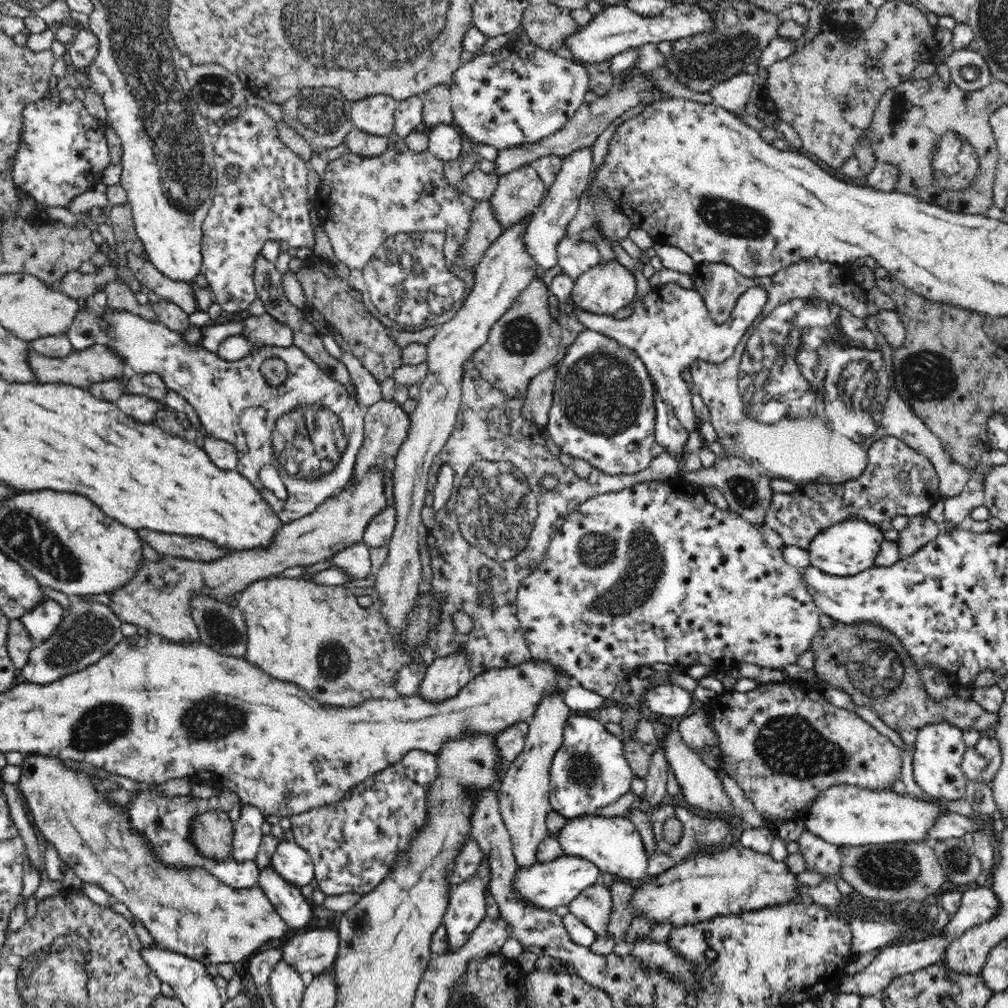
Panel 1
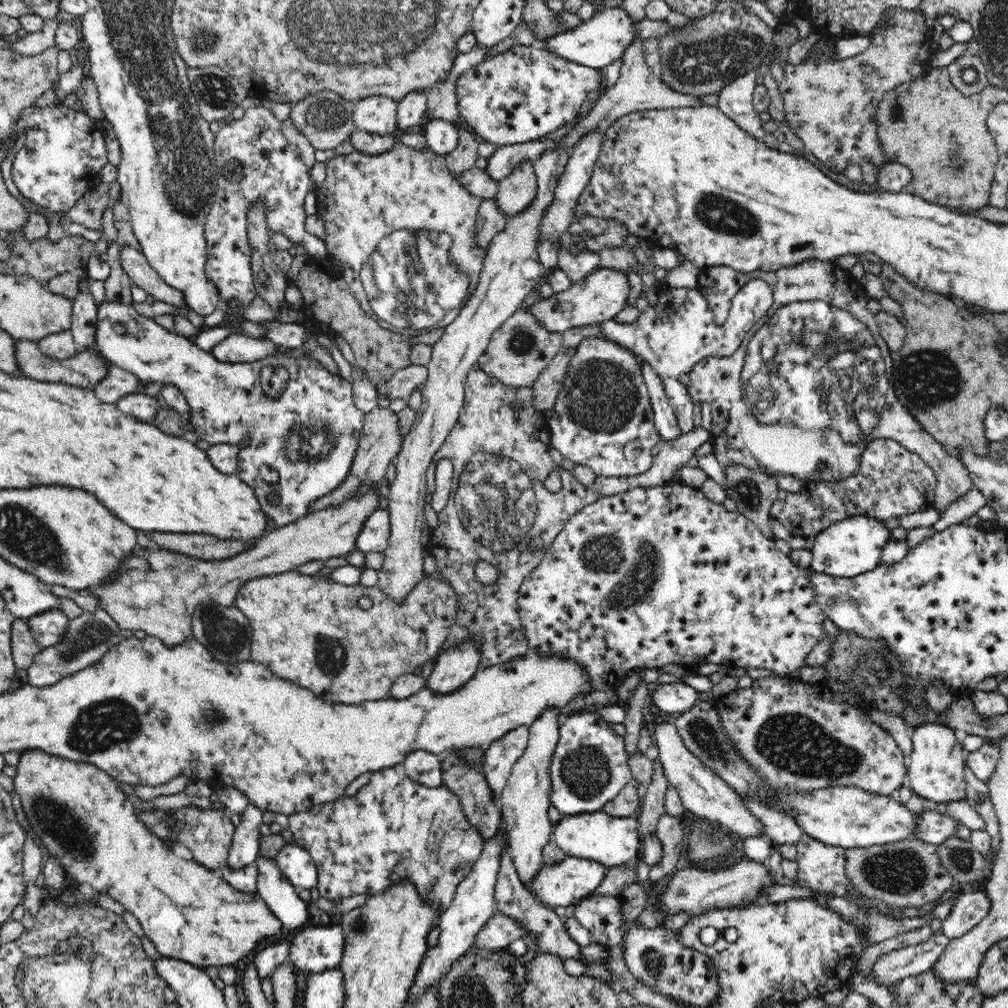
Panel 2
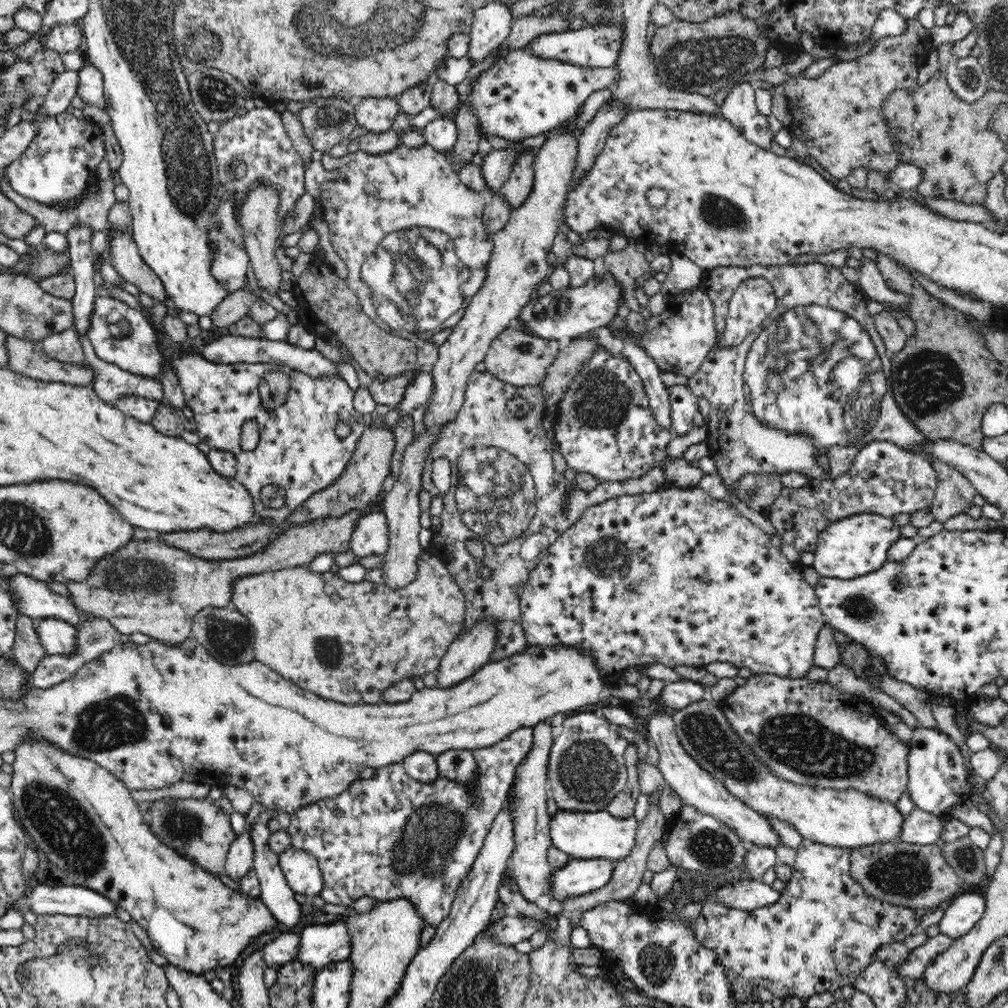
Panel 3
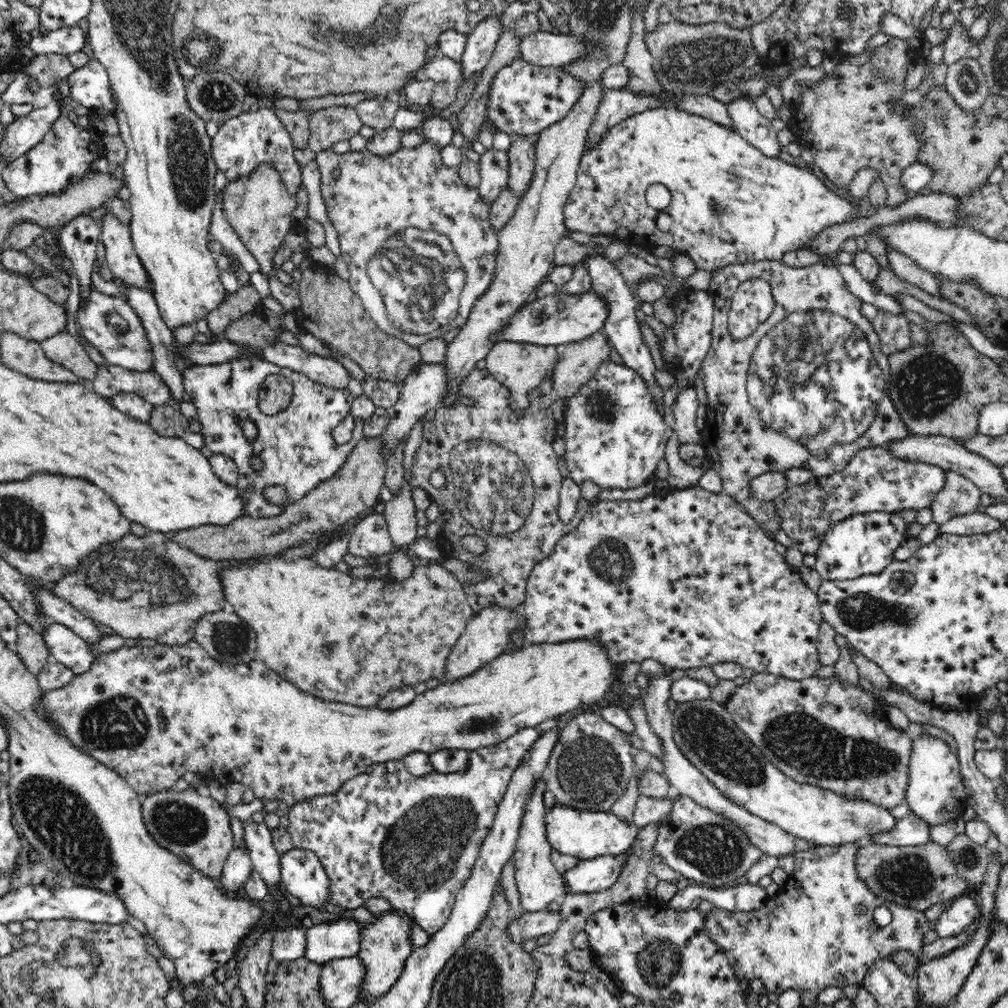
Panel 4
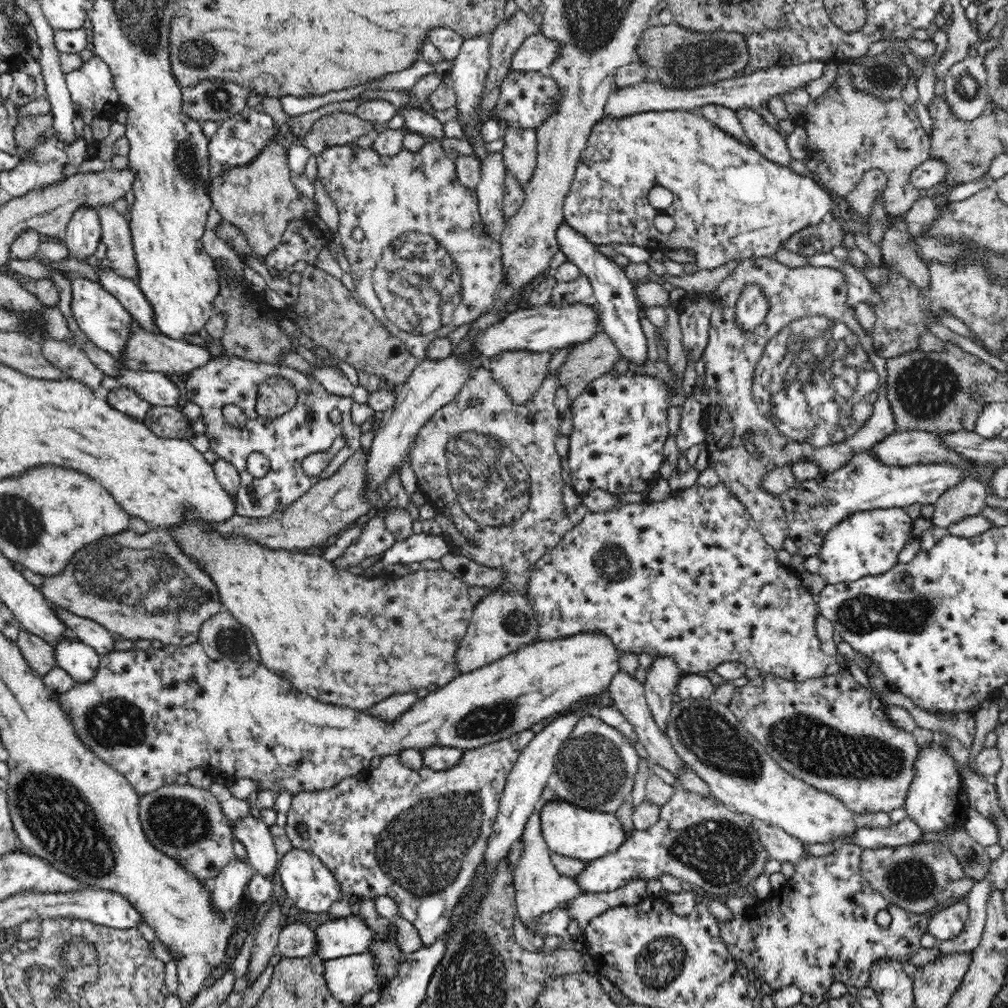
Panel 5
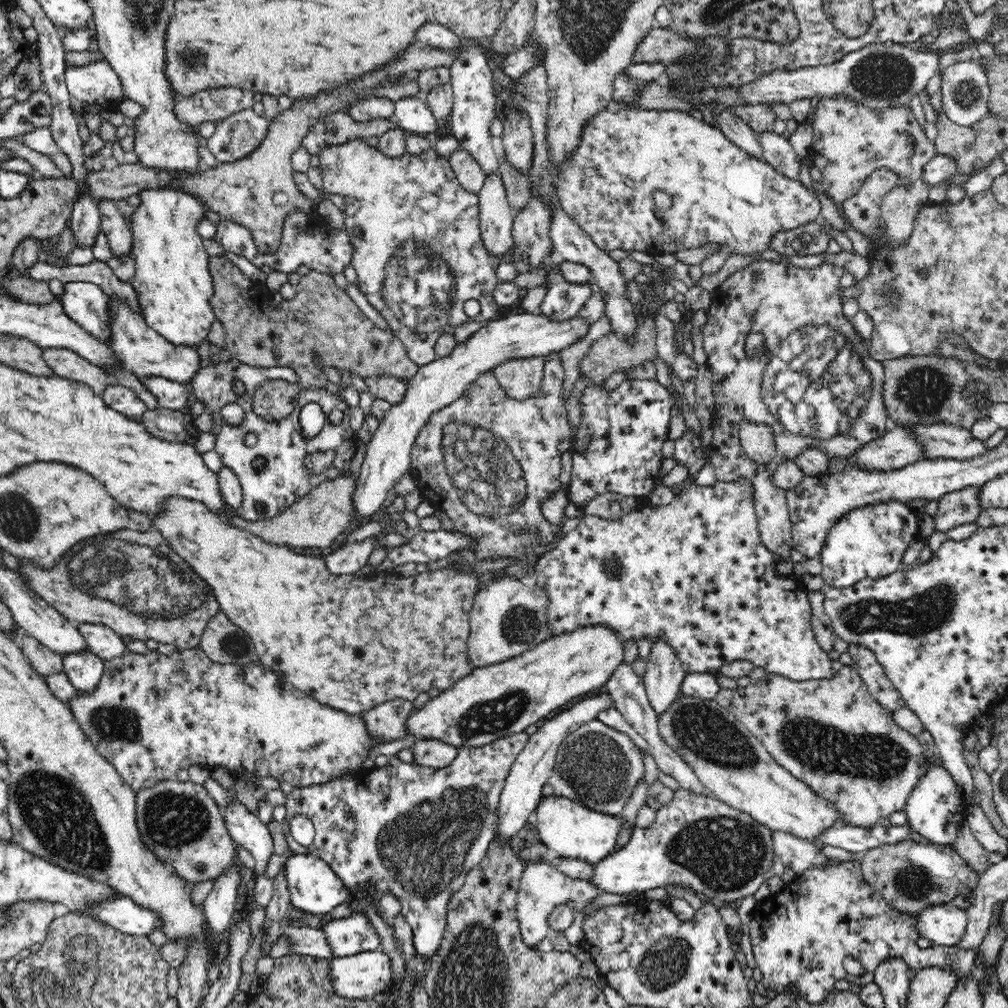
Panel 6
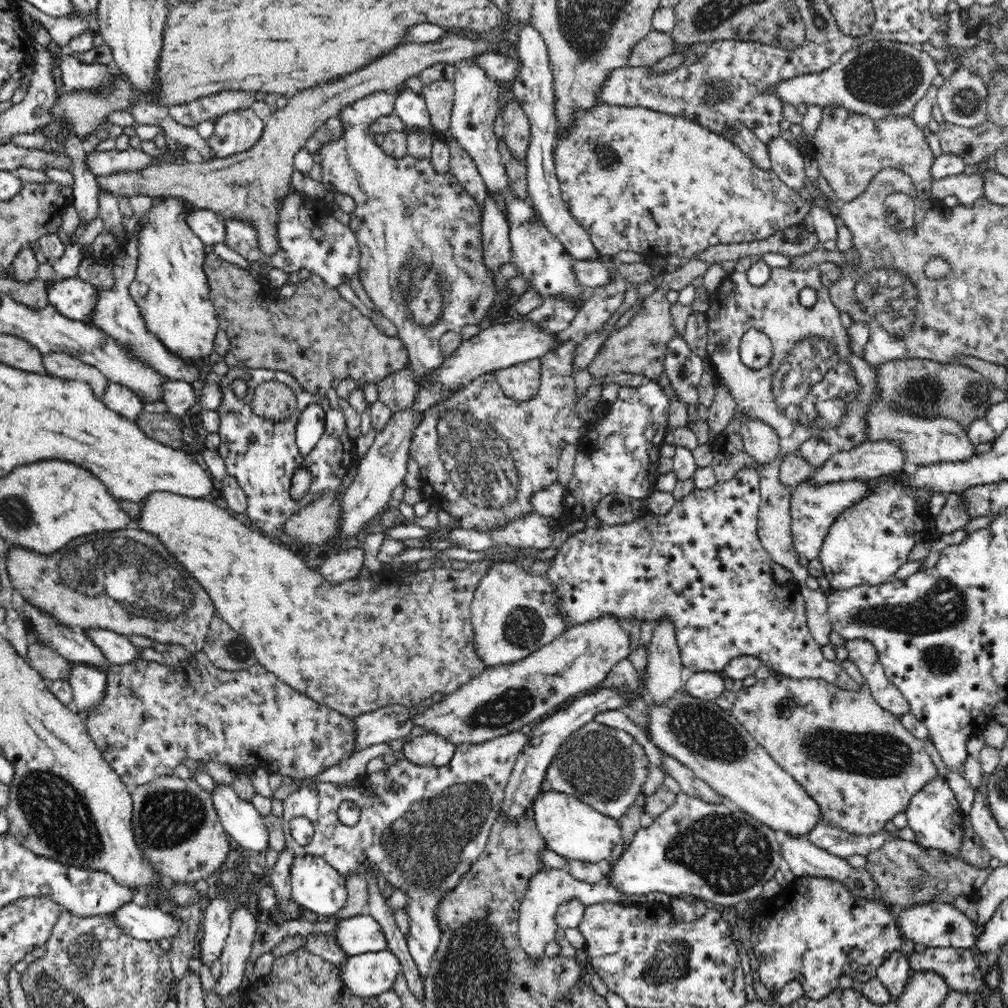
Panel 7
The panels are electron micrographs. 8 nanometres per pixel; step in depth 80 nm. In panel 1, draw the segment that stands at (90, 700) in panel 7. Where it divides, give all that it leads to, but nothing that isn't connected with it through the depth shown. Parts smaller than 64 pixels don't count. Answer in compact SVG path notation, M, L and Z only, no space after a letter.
M48 599L38 608L26 611L26 614L23 614L19 619L30 633L35 644L38 645L54 634L65 613L60 604Z

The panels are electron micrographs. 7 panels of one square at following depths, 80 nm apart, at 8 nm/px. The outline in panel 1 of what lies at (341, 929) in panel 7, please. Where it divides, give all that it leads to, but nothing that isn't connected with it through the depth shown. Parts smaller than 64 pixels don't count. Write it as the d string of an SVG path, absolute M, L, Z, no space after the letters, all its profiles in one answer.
M315 928L292 937L284 946L284 958L300 975L311 972L313 975L334 970L336 957L340 952L340 935L337 930Z

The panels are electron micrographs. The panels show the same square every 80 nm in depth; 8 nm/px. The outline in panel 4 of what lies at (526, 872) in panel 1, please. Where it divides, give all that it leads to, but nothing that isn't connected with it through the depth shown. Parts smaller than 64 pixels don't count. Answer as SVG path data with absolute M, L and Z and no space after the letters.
M630 846L622 854L606 854L580 861L565 872L563 877L572 893L588 894L608 890L616 884L632 853L633 847Z

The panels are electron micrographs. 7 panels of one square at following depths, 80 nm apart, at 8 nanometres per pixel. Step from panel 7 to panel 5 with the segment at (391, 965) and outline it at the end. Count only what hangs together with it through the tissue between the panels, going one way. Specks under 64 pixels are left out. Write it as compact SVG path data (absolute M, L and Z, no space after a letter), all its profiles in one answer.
M372 952L352 954L326 961L326 986L342 1005L357 1002L385 984L380 981L380 963Z

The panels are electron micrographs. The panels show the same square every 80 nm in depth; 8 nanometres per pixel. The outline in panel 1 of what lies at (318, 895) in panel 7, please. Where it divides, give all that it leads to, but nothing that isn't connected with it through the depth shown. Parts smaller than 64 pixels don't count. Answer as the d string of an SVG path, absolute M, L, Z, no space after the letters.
M294 840L278 843L270 866L295 887L306 886L315 879L312 857Z

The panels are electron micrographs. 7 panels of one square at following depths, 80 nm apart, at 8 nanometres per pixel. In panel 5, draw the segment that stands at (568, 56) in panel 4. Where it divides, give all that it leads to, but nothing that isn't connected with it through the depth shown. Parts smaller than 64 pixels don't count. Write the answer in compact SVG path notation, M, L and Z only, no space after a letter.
M542 33L530 36L515 53L510 62L510 71L546 71L559 56L559 45L551 42Z

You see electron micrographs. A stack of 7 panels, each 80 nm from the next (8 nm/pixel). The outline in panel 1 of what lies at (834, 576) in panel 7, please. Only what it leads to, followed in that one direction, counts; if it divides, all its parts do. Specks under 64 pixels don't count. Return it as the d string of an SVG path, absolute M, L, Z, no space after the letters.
M856 518L843 521L826 528L811 541L808 547L809 565L826 574L849 577L876 566L874 560L884 540L884 532L878 525Z

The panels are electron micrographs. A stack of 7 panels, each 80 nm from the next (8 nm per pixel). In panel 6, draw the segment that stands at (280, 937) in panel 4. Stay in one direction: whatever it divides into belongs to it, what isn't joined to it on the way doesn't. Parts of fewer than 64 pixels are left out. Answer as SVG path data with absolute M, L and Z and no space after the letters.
M288 926L284 932L292 940L290 953L334 960L334 953L322 928Z

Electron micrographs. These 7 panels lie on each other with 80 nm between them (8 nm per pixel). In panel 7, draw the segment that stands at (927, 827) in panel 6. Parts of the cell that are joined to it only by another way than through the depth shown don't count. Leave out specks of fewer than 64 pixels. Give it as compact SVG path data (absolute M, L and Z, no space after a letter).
M936 777L926 786L923 786L918 794L915 794L908 803L905 810L907 816L907 826L915 834L914 842L918 843L924 849L938 849L944 853L946 858L952 862L954 859L960 859L960 849L962 848L962 822L967 812L958 806L958 799L952 792L949 783L946 783L942 777Z

